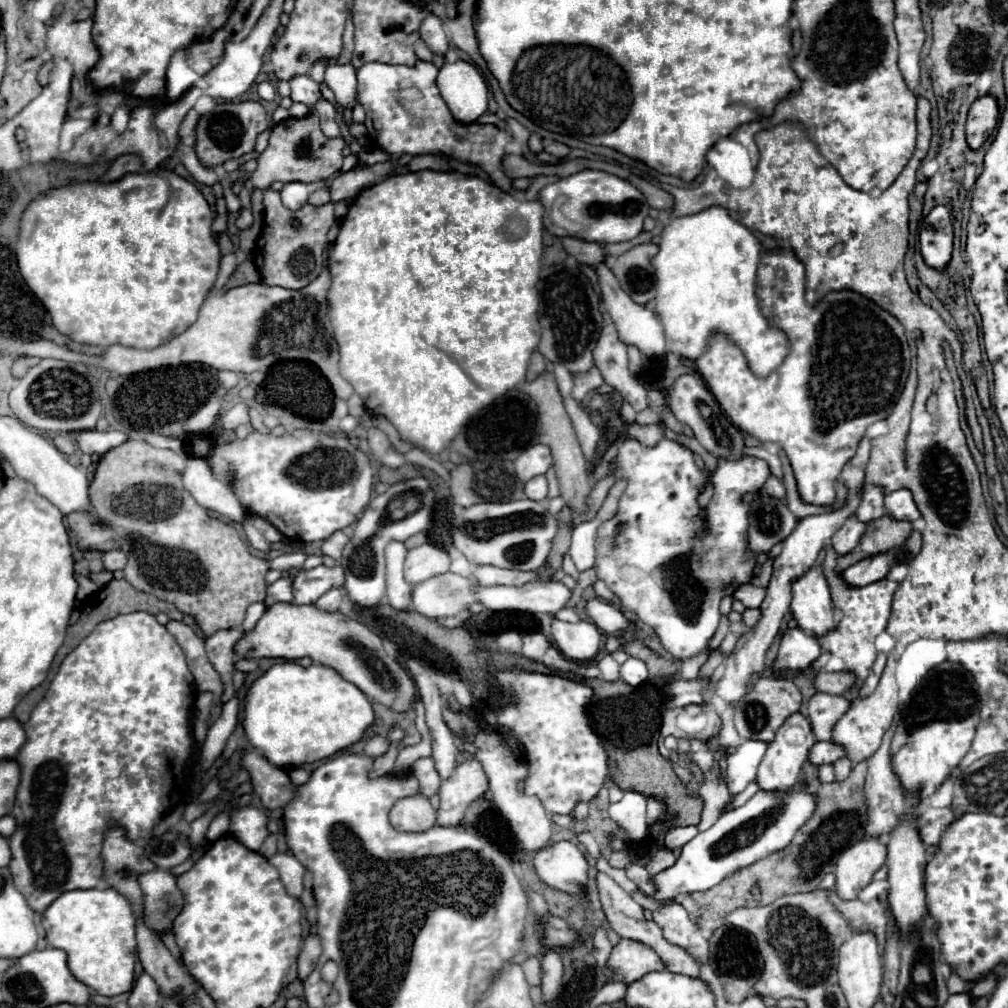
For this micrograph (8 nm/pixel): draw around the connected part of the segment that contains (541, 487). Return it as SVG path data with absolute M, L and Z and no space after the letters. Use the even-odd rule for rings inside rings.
M534 476L532 480L528 480L526 486L524 486L524 492L530 500L544 500L546 494L548 494L546 476Z

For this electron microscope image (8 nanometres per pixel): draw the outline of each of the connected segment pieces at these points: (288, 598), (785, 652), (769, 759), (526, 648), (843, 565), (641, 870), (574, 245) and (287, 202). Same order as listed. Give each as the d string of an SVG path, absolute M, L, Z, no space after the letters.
M291 568L288 578L280 578L272 586L268 586L268 590L266 590L266 606L268 608L270 608L270 604L278 604L278 602L286 602L286 604L294 602L294 594L290 586L297 572L297 569Z
M790 628L780 640L778 656L772 662L770 670L776 676L782 676L786 672L798 672L798 676L804 676L812 672L814 660L820 658L820 644L814 636L804 634L800 628Z
M792 714L786 718L786 722L782 724L782 728L776 732L776 738L768 744L768 750L760 762L760 768L758 768L758 782L750 782L746 786L744 792L740 792L738 796L734 796L728 804L726 804L726 810L732 810L732 808L738 808L742 806L746 800L750 800L760 788L762 790L790 790L796 782L798 782L798 776L800 776L800 770L802 770L802 764L806 762L808 758L808 752L810 748L816 744L816 736L810 728L810 722L800 714Z
M532 632L532 634L526 634L524 636L524 646L522 646L522 654L526 658L532 658L532 660L540 660L540 656L544 656L546 648L550 646L548 638L544 632Z
M882 516L878 520L872 520L868 524L866 534L862 536L860 544L846 556L838 558L838 566L836 570L846 570L848 566L874 556L878 552L888 552L890 548L898 548L902 546L908 536L912 532L912 524L904 522L904 520L894 520L892 516Z
M630 862L624 870L626 870L626 876L628 876L628 878L630 878L646 896L652 896L652 894L654 894L652 874L646 870L646 866L636 864L636 862Z
M564 236L564 238L560 238L560 242L562 242L564 250L582 264L596 266L598 262L604 260L604 248L600 244L586 242L586 240L574 238L574 236Z
M288 182L280 190L282 204L286 208L290 208L290 210L298 210L298 208L302 208L308 202L310 190L312 190L310 184L304 184L304 182Z

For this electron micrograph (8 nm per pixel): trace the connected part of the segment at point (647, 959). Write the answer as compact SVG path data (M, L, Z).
M620 940L610 954L608 966L610 964L614 968L616 978L626 984L640 980L650 972L666 970L664 962L658 958L658 954L652 948L634 940Z

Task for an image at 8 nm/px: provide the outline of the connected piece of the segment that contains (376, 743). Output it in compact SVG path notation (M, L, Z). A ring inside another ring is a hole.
M374 736L374 738L370 738L370 740L366 742L364 752L366 752L370 758L378 758L378 756L382 756L382 754L388 752L388 746L390 746L390 744L388 744L382 736Z

